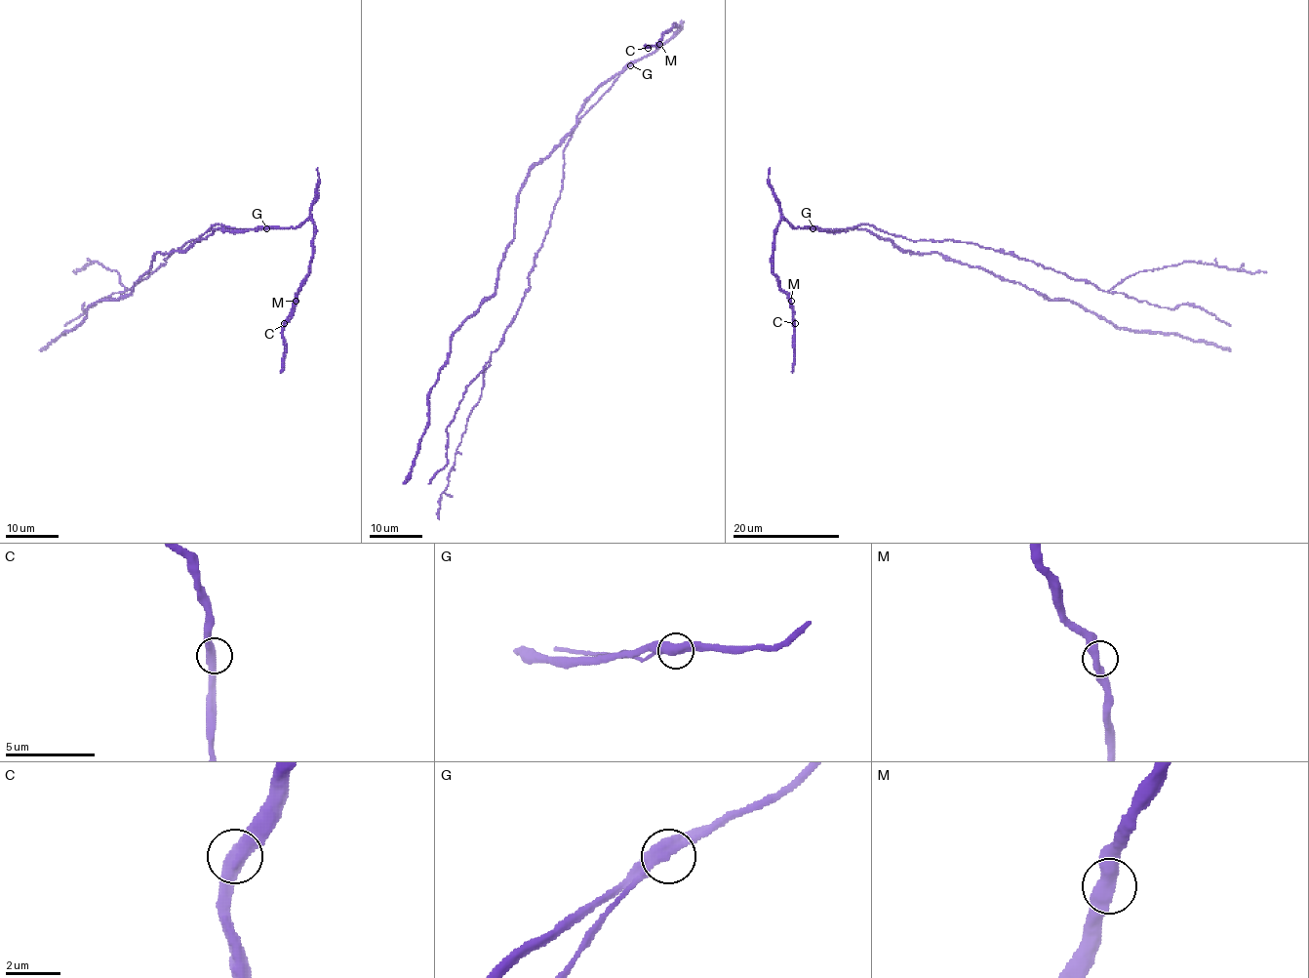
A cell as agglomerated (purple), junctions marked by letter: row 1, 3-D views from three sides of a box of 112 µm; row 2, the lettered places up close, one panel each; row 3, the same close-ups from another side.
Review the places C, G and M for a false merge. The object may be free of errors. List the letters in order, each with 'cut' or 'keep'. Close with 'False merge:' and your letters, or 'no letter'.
C: keep
G: keep
M: keep
False merge: no letter

